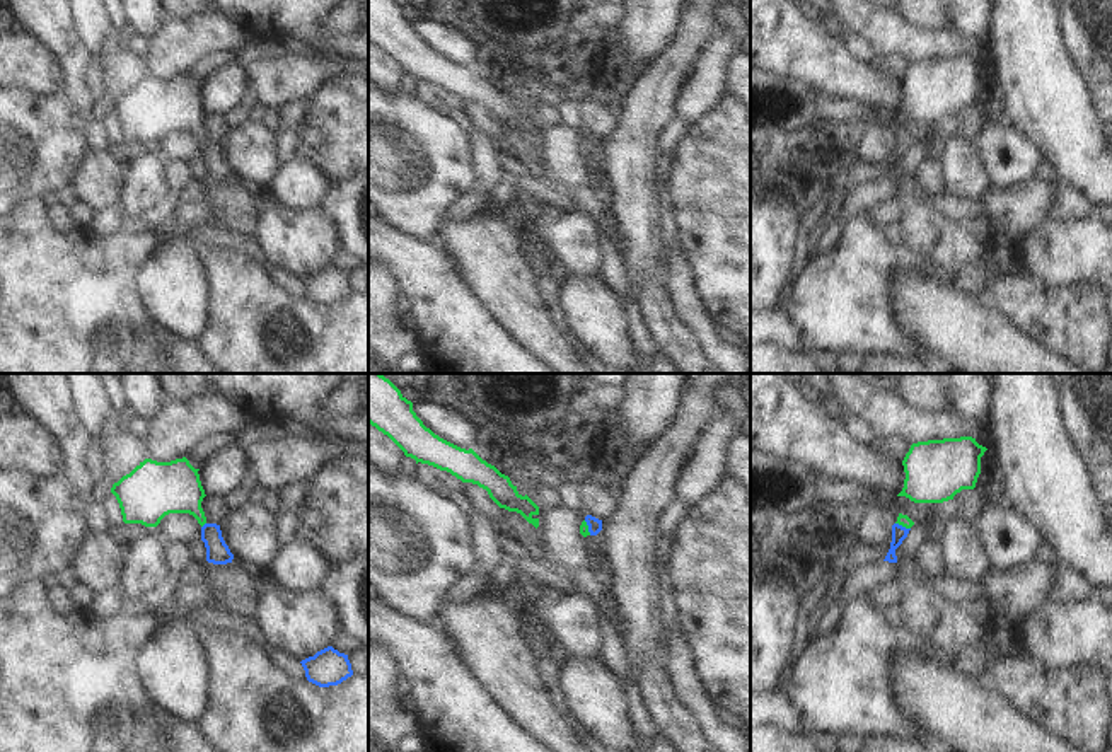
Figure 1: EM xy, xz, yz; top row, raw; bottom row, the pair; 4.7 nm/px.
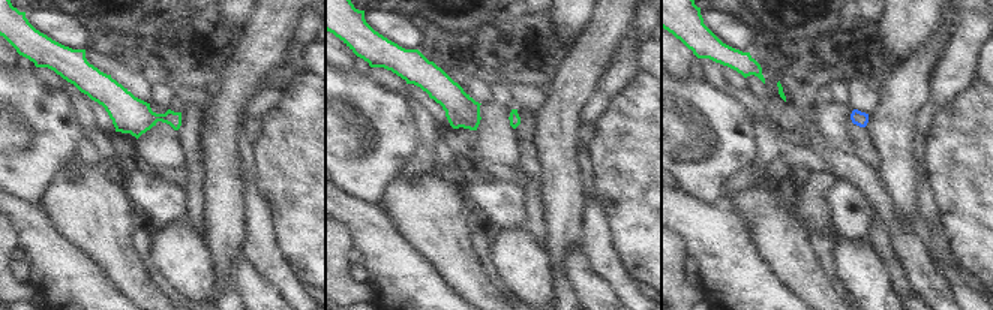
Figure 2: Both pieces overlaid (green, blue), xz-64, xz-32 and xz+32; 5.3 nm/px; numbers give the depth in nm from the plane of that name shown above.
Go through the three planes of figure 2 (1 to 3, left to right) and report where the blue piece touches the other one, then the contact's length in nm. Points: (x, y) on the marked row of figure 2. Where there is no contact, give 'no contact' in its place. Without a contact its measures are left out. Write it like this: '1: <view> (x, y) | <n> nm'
1: no contact
2: no contact
3: no contact

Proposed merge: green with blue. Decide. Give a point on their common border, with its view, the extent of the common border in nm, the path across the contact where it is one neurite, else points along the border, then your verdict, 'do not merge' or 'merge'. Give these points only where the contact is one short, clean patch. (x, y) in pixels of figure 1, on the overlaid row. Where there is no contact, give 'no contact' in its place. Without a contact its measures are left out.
contact yz (903, 526); length 80 nm; way yz (904, 520), (903, 526), (899, 532); merge

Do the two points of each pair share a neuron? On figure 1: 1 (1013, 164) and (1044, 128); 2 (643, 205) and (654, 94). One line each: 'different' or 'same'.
1: different
2: same

